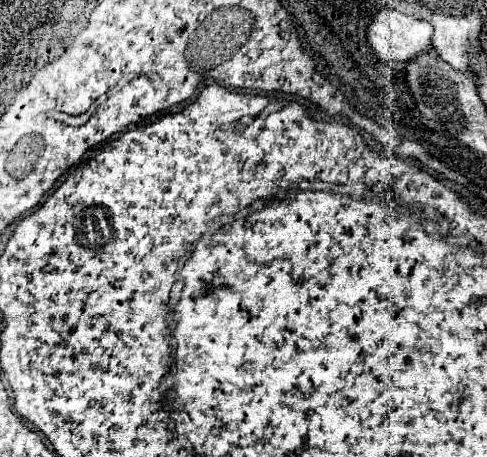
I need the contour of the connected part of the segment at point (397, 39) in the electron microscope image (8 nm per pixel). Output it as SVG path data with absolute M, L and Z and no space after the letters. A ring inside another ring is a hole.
M383 7L381 11L377 11L367 25L367 43L373 53L383 61L411 61L415 55L431 49L431 35L433 27L429 27L427 21L413 19L391 7Z

